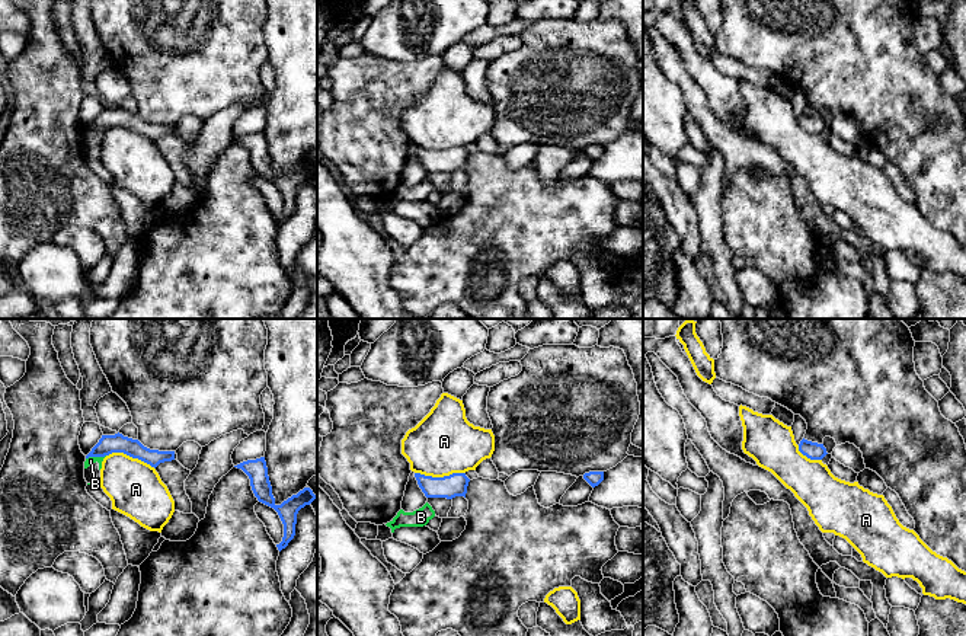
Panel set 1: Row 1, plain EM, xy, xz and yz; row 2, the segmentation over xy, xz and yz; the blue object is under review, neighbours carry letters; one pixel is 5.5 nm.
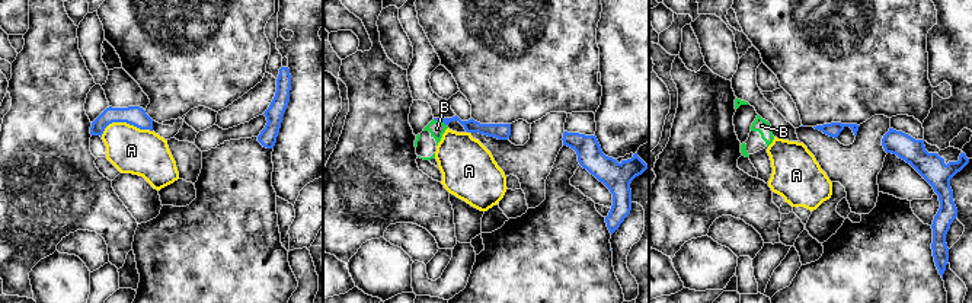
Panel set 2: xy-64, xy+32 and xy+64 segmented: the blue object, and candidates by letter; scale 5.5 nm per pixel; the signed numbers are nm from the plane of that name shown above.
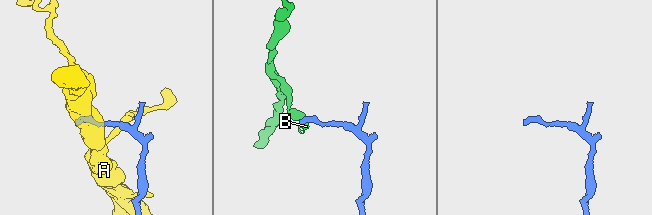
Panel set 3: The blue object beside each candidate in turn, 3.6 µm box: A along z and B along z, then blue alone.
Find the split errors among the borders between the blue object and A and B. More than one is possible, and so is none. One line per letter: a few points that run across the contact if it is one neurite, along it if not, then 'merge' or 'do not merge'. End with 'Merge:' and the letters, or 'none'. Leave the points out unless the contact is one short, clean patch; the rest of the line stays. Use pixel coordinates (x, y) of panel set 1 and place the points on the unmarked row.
A: line xz (415, 146), (432, 150), (464, 147); do not merge
B: line xy (105, 128), (86, 133); do not merge
Merge: none

